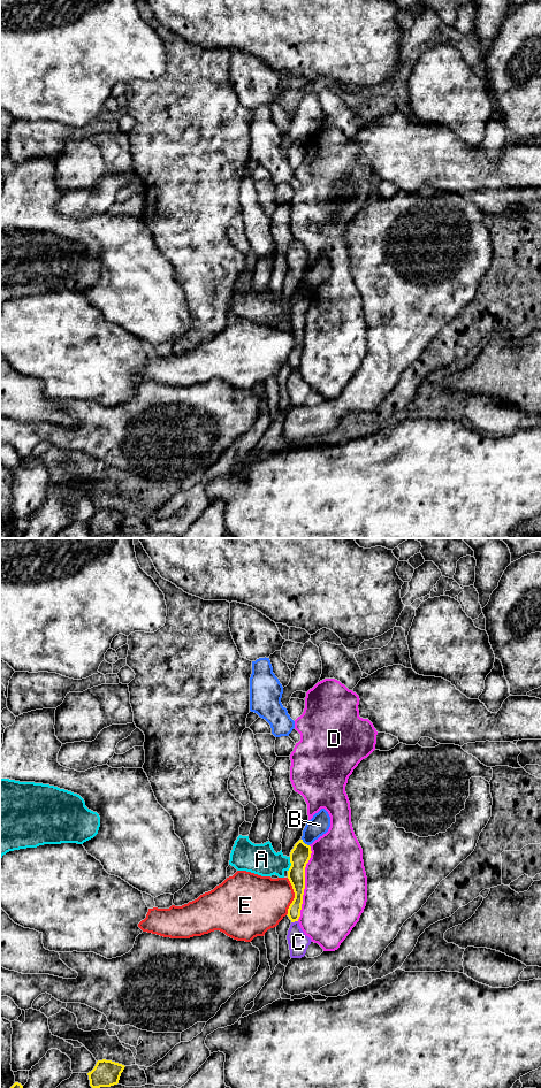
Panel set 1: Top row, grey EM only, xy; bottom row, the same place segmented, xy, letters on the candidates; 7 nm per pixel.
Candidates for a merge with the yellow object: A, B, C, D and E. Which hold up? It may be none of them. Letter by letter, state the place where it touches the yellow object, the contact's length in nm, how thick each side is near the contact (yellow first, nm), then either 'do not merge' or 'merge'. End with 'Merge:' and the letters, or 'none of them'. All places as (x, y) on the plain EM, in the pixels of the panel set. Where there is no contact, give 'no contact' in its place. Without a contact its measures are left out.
A: meets yellow in xy at (291, 312); contact 110 nm long; 140 nm thick on the yellow side, 220 nm on the other; do not merge
B: meets yellow in xy at (304, 291); contact 80 nm long; 140 nm thick on the yellow side, 140 nm on the other; do not merge
C: meets yellow in xy at (294, 369); contact 50 nm long; 100 nm thick on the yellow side, 150 nm on the other; do not merge
D: meets yellow in xy at (304, 331); contact 550 nm long; 140 nm thick on the yellow side, 440 nm on the other; do not merge
E: meets yellow in xy at (295, 344); contact 260 nm long; 130 nm thick on the yellow side, 380 nm on the other; do not merge
Merge: none of them

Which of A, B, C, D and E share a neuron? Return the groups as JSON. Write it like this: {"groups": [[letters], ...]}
{"groups": [["A"], ["B"], ["C"], ["D"], ["E"]]}

